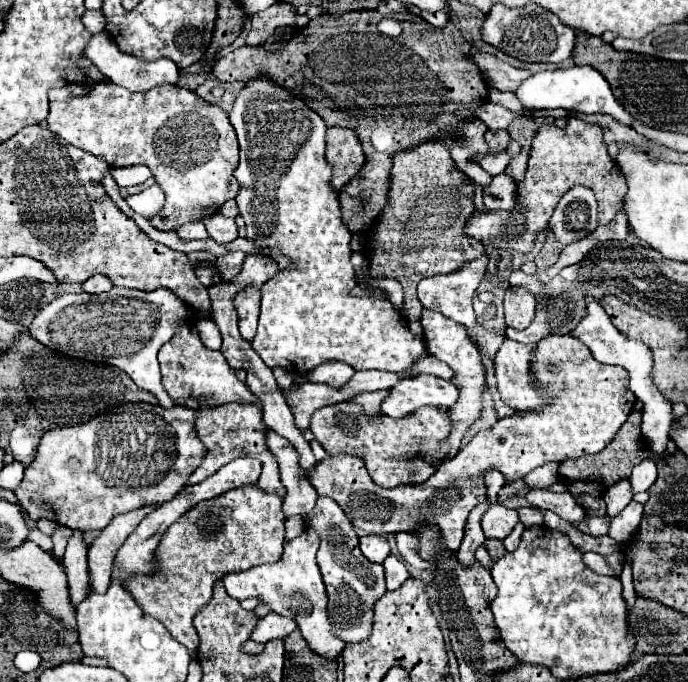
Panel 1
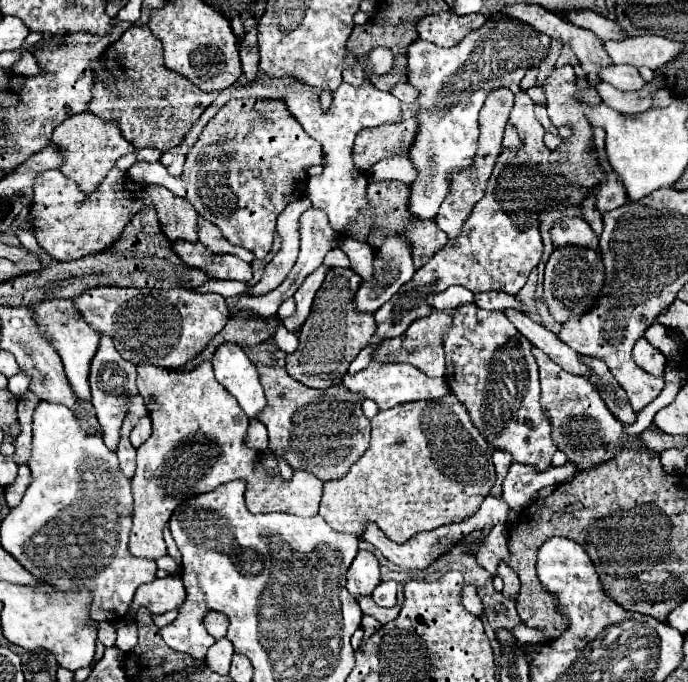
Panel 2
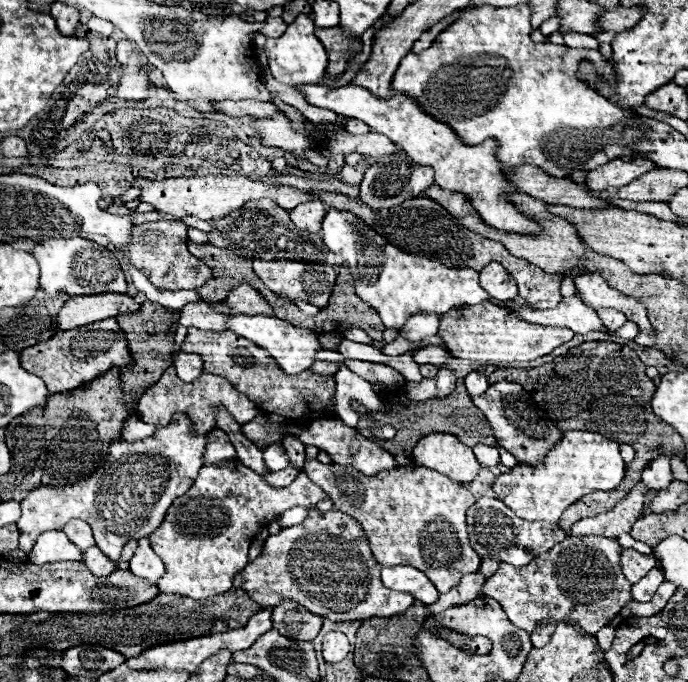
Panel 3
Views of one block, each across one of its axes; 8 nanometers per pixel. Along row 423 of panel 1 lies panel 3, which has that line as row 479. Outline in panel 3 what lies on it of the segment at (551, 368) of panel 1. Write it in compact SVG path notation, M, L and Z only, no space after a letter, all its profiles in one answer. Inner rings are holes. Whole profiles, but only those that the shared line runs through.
M572 430L564 434L558 448L554 448L554 452L550 452L538 468L516 466L508 474L498 476L494 482L494 494L524 520L544 520L556 524L574 500L598 490L610 492L618 488L624 482L624 472L626 462L622 460L616 442L598 432Z

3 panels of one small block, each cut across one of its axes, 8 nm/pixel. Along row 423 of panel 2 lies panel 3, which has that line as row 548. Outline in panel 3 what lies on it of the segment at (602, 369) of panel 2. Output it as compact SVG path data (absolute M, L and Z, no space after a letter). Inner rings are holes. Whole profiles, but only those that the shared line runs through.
M622 548L620 566L622 566L622 572L624 572L626 580L628 580L630 584L636 584L642 576L646 576L646 572L648 572L650 568L656 566L656 558L654 558L654 556L640 554L640 552L636 552L634 548Z

